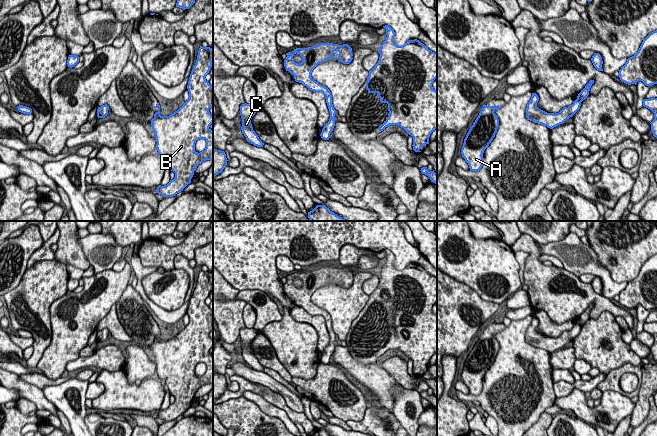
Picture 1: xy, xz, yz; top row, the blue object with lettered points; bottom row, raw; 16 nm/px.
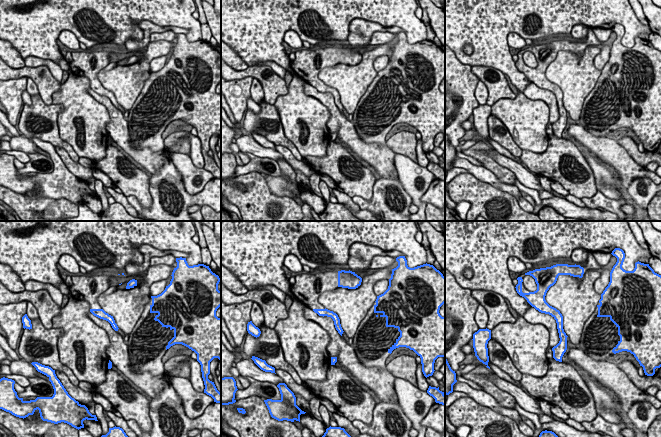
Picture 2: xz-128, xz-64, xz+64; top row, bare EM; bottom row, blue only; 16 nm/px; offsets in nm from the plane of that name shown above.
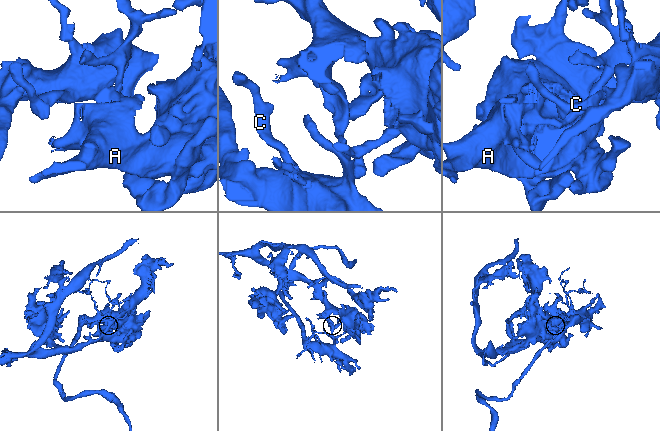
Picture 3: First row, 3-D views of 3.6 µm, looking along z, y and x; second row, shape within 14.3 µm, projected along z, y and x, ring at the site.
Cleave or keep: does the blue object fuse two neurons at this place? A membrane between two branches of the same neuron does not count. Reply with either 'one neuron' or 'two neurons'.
two neurons

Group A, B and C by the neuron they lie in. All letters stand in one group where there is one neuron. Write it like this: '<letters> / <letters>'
A B / C

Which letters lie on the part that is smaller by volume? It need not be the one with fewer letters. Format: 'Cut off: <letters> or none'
Cut off: C

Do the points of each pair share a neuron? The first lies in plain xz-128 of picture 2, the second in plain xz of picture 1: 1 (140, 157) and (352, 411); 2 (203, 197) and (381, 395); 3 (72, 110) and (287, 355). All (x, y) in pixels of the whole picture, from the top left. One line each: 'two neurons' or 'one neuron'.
1: two neurons
2: two neurons
3: one neuron

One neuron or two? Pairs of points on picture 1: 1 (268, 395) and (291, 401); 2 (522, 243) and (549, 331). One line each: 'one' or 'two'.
1: two
2: two

